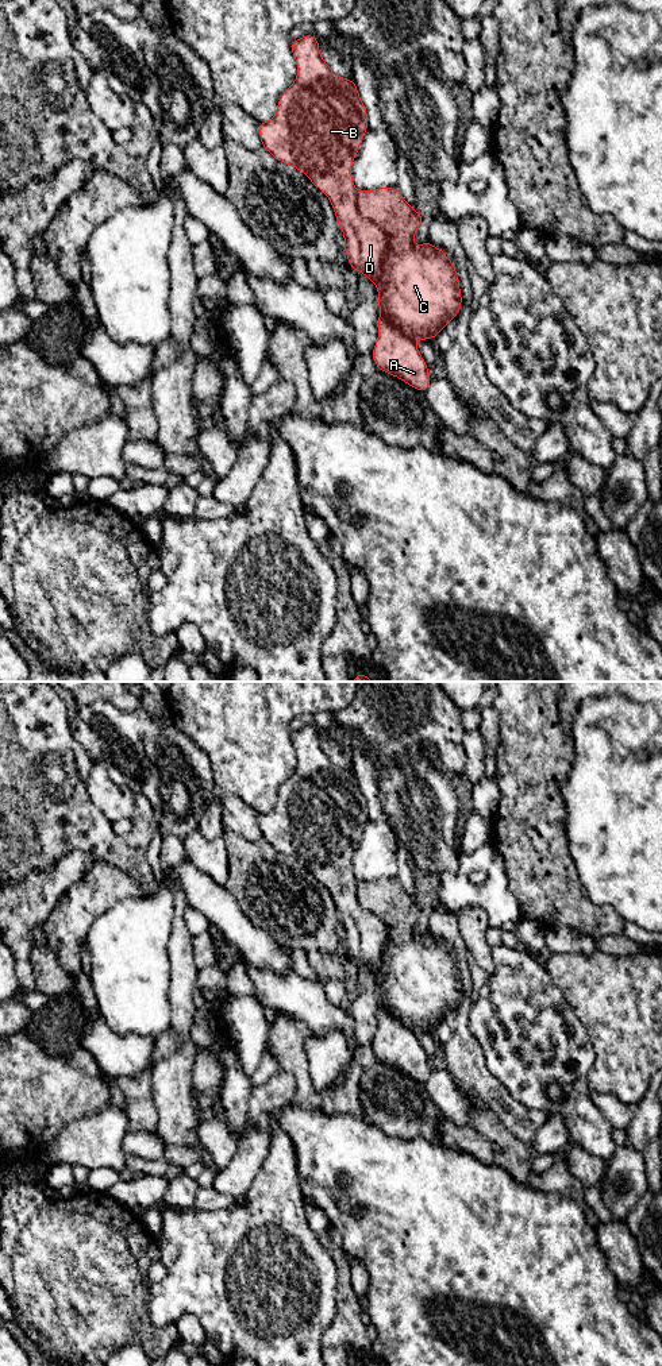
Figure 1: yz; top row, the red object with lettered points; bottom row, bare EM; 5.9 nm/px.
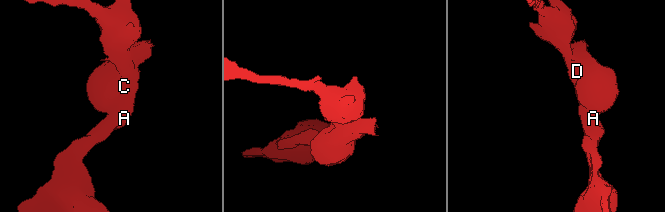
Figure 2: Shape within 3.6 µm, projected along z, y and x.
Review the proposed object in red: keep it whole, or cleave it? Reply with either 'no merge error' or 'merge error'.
merge error

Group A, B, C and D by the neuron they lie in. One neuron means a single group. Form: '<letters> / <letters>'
A B D / C

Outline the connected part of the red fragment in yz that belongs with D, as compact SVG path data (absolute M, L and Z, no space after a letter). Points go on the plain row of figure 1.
M308 725L295 730L290 733L290 740L297 755L297 767L280 787L276 807L258 815L262 838L277 852L305 865L328 888L345 927L343 939L349 956L357 964L365 965L378 979L389 926L359 903L358 881L351 867L353 852L369 821L367 800L354 771L338 767L322 749L316 728Z

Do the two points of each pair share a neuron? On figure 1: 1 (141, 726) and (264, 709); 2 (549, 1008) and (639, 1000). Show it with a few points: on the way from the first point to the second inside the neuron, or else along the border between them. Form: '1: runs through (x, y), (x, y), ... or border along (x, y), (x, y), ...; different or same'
1: border along (169, 722), (195, 743); different
2: border along (551, 980), (588, 1033); different

